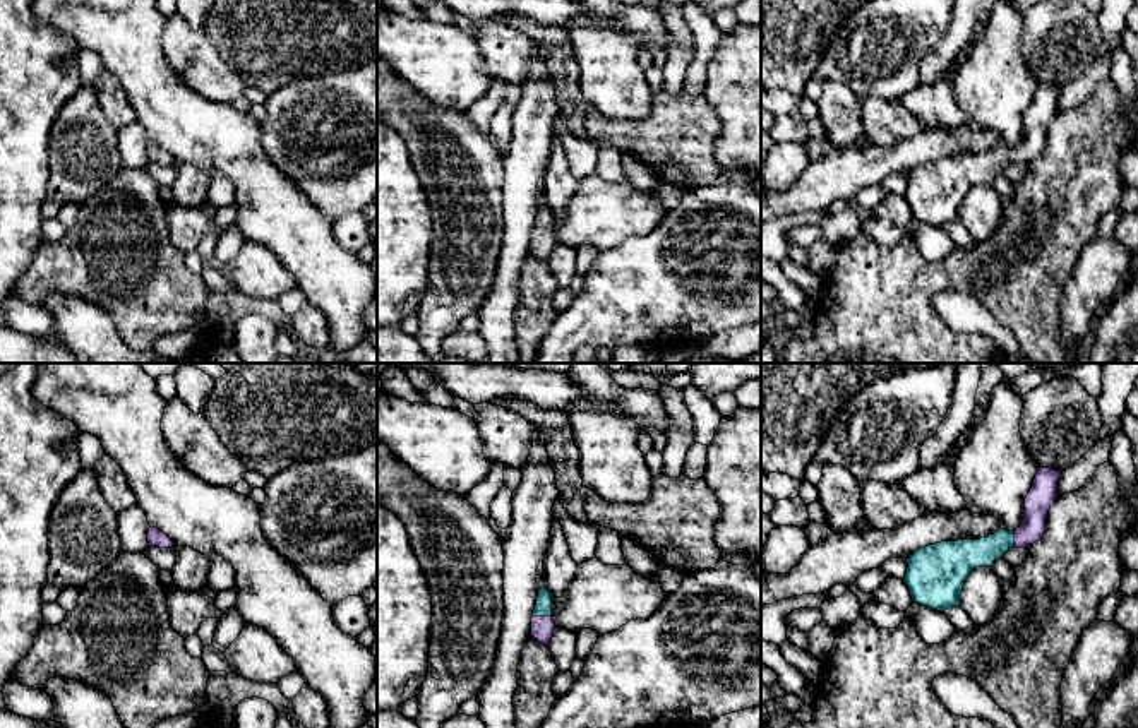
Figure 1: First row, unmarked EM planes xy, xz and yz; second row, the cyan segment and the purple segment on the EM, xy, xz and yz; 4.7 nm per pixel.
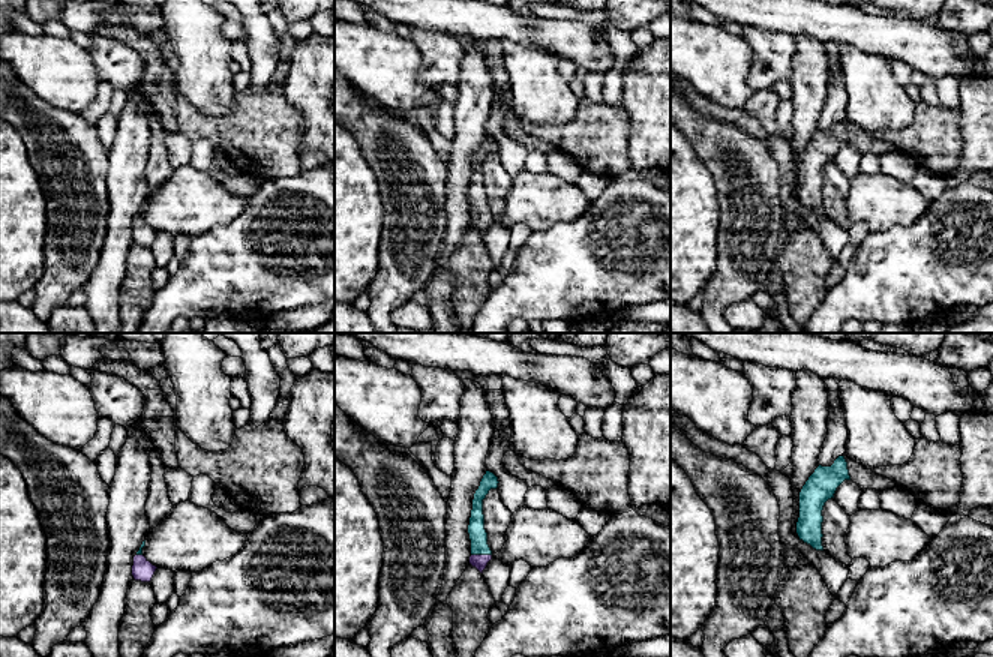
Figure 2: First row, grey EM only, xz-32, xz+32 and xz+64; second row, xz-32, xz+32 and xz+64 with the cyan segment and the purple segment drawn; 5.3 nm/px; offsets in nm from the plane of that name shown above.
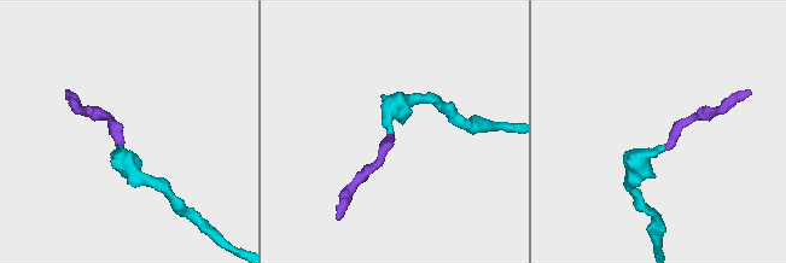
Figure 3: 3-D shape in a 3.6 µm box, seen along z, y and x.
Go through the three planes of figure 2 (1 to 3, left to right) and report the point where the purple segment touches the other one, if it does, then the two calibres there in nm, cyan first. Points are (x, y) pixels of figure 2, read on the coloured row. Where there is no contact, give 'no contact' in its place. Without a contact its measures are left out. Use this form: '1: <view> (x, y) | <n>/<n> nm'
1: xz-32 (140, 554) | 30/120 nm
2: xz+32 (482, 554) | 100/80 nm
3: no contact

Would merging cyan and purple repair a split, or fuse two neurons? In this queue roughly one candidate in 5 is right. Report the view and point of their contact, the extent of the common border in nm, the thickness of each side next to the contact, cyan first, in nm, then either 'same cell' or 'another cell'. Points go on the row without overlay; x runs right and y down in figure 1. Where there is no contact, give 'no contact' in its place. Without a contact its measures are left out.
xz (542, 232) | 90 nm | 80/110 nm | same cell

